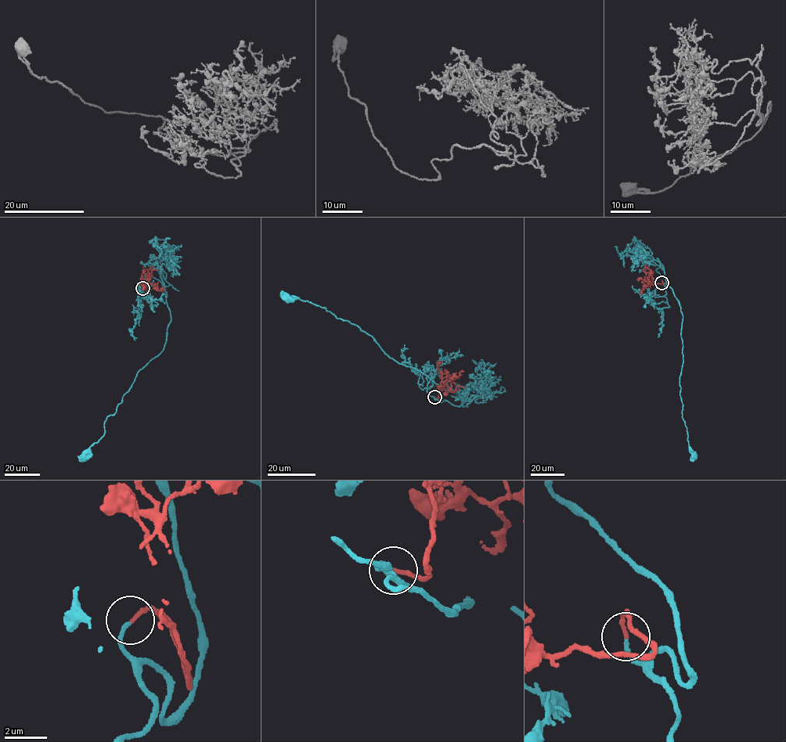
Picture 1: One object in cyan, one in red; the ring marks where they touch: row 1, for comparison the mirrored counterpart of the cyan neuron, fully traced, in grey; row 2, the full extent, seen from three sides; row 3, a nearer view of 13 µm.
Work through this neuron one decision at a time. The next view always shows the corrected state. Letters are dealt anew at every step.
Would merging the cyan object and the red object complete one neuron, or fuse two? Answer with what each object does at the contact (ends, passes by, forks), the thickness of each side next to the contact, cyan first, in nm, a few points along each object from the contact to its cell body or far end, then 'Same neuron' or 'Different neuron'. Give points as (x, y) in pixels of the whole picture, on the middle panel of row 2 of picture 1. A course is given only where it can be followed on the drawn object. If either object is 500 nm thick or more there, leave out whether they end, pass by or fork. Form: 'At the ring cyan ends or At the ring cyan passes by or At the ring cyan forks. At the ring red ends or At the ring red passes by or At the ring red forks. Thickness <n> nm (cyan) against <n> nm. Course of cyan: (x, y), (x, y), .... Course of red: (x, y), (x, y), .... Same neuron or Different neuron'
At the ring cyan ends. At the ring red ends. Thickness 190 nm (cyan) against 190 nm. Course of cyan: (434, 397), (441, 402), (462, 402), (459, 390), (446, 390), (398, 362), (348, 320), (297, 297), (287, 299). Course of red: (434, 397), (438, 398), (439, 387), (444, 386), (443, 382), (451, 380), (464, 371). Same neuron

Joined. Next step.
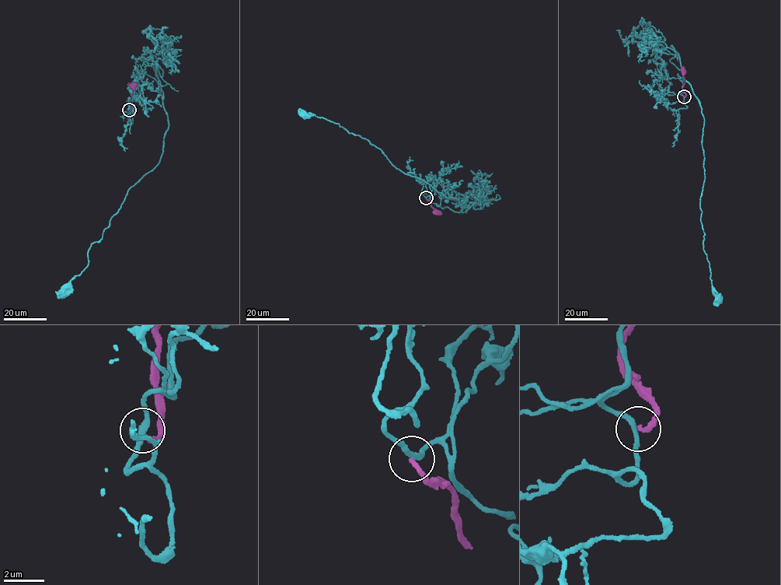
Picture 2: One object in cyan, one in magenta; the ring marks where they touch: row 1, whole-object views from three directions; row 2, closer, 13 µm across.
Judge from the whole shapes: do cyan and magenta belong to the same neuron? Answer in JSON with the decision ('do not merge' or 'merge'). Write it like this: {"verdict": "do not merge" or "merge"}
{"verdict": "do not merge"}

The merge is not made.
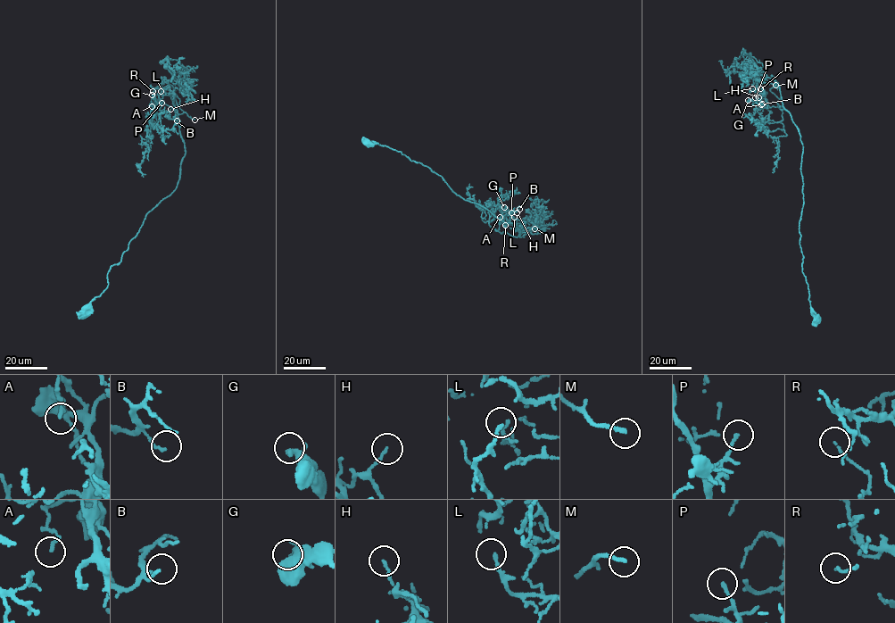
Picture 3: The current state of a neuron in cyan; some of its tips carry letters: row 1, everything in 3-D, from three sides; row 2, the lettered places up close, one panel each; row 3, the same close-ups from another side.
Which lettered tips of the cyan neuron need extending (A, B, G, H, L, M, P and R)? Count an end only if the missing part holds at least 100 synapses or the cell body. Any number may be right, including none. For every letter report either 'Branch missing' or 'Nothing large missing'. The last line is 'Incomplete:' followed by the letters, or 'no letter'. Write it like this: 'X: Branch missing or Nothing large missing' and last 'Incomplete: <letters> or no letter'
A: Nothing large missing
B: Nothing large missing
G: Nothing large missing
H: Nothing large missing
L: Nothing large missing
M: Branch missing
P: Nothing large missing
R: Nothing large missing
Incomplete: M

